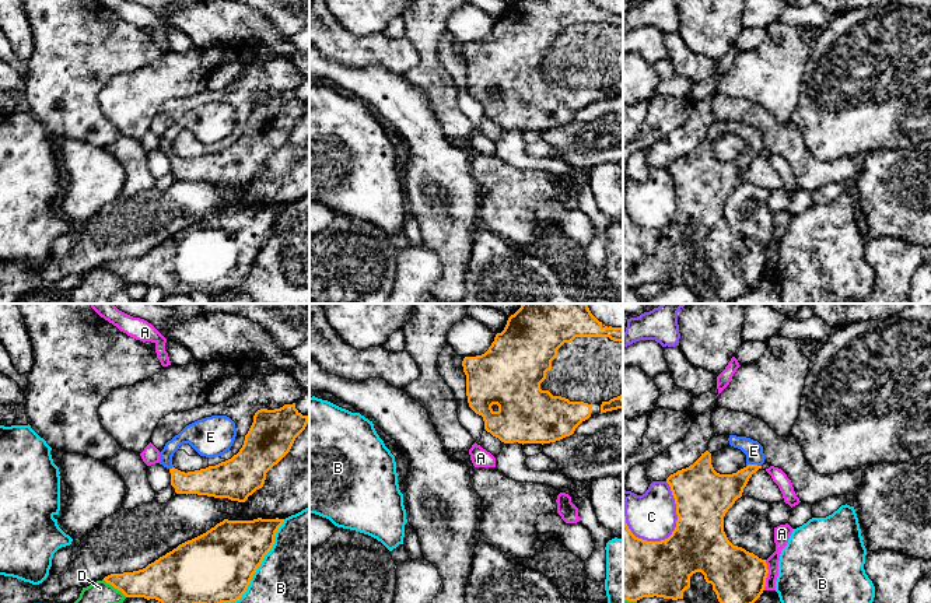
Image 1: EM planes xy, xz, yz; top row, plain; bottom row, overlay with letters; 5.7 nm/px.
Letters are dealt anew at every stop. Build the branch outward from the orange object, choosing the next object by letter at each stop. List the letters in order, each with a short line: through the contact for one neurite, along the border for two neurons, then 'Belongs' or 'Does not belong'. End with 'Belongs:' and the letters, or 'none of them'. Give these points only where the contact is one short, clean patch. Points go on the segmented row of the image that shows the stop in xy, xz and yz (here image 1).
A: Does not belong
B: Does not belong
C: Does not belong
D: Does not belong
E: Belongs
Belongs: E

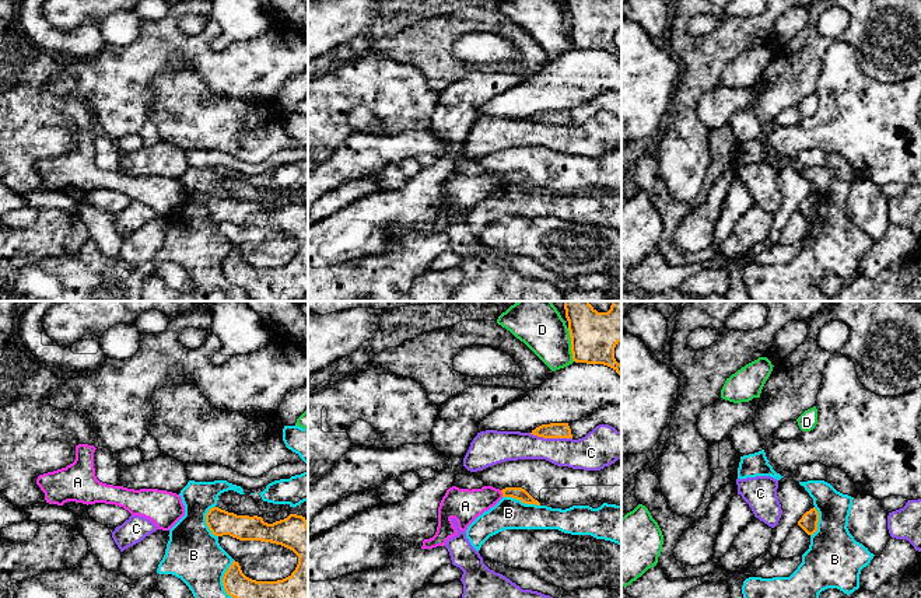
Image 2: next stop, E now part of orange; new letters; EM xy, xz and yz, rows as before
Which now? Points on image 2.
A: Line: xz (500, 490), (503, 496). Does not belong
B: Does not belong
C: Does not belong
D: Does not belong
Belongs: none of them

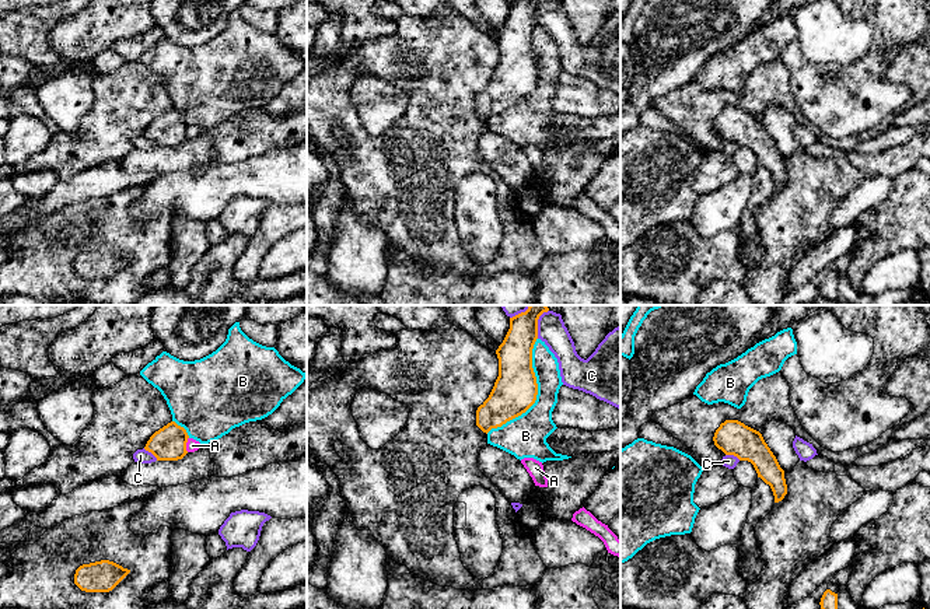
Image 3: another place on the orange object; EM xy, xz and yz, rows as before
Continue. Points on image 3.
A: Line: xy (188, 437), (186, 451). Does not belong
B: Does not belong
C: Does not belong
Belongs: none of them

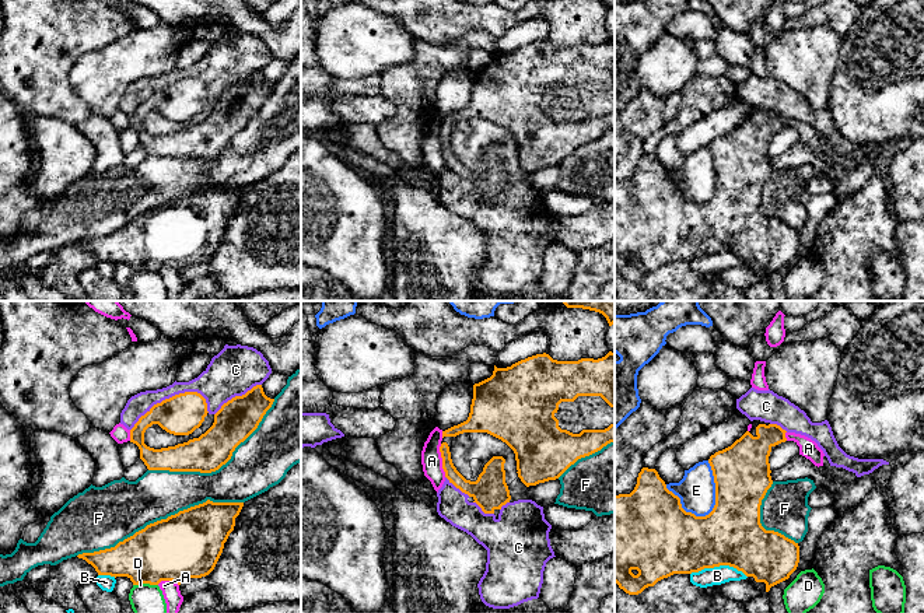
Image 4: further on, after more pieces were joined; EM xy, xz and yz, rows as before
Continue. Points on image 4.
A: Does not belong
B: Does not belong
C: Does not belong
D: Line: xy (157, 584), (133, 585). Does not belong
E: Does not belong
F: Does not belong
Belongs: none of them

